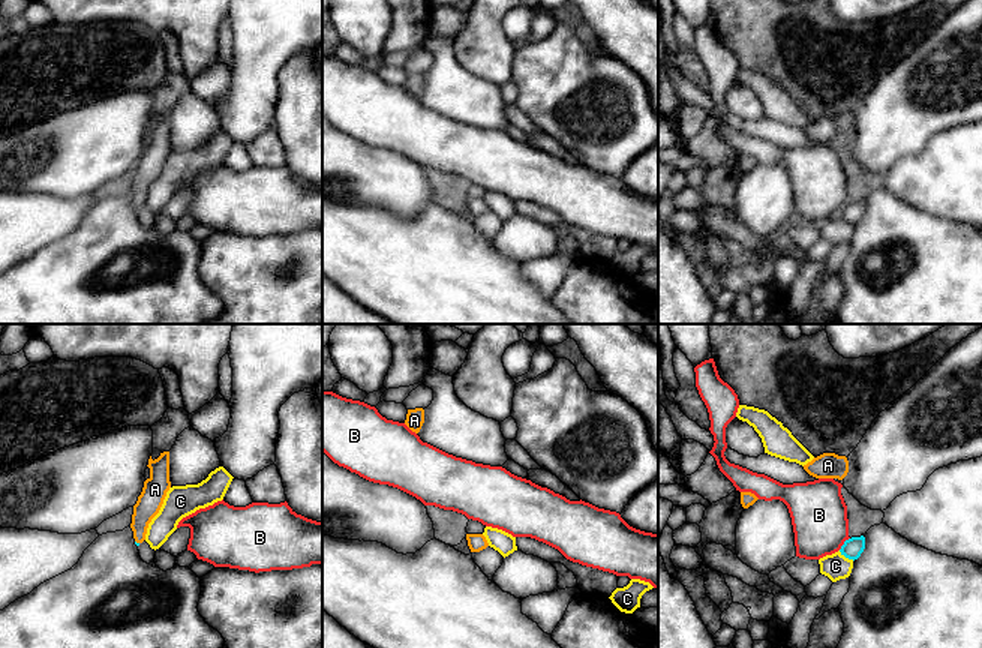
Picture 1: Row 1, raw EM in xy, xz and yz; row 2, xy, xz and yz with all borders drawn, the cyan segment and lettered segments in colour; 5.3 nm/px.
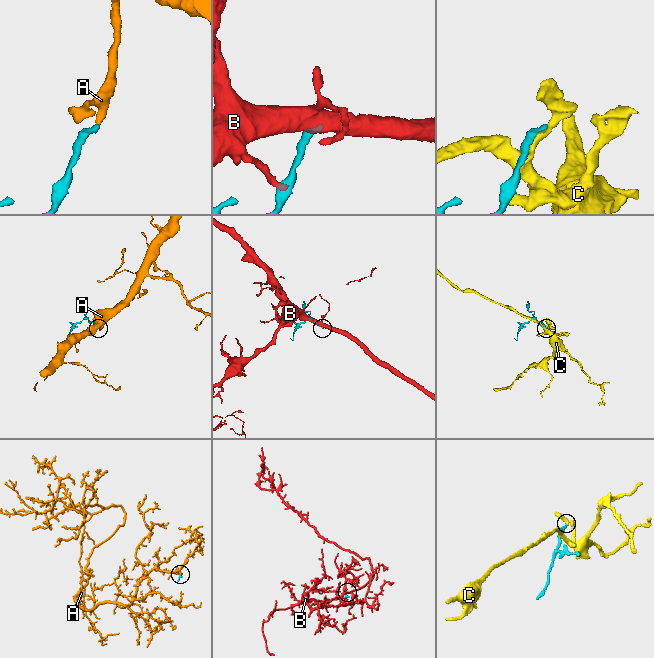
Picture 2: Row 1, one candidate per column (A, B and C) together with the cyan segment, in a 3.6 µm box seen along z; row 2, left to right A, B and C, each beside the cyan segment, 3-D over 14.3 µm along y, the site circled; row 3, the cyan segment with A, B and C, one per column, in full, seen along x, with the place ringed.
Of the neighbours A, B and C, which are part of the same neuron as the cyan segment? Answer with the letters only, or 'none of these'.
A

